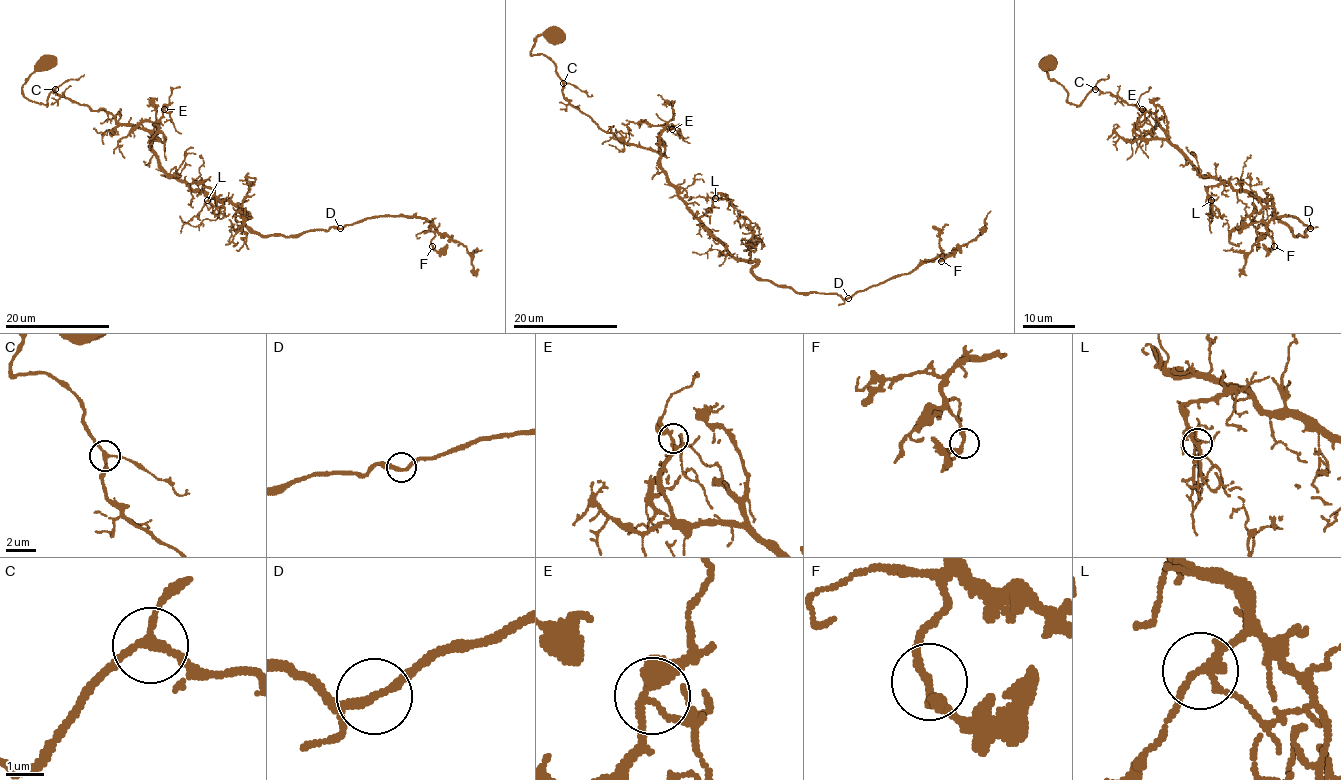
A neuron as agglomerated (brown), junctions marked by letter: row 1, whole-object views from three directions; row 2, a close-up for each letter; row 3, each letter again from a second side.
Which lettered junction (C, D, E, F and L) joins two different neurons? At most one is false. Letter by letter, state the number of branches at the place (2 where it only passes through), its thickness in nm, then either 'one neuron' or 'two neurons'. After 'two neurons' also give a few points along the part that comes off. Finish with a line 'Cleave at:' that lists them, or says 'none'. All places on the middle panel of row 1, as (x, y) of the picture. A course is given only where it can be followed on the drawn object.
C: 3 branches meet; 190 nm thick; one neuron
D: 3 branches meet; 200 nm thick; one neuron
E: 3 branches meet; 190 nm thick; one neuron
F: 3 branches meet; 200 nm thick; one neuron
L: 3 branches meet; 200 nm thick; one neuron
Cleave at: none

